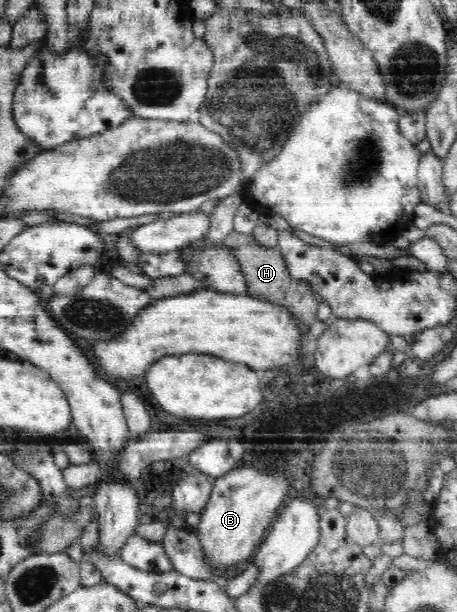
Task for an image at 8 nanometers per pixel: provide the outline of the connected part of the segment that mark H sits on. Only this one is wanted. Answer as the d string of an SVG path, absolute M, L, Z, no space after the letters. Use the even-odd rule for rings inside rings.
M234 230L225 237L223 245L225 245L228 255L236 261L238 269L245 279L247 294L291 307L292 313L295 313L305 326L309 326L319 319L317 313L320 301L315 290L308 285L308 282L291 276L287 262L278 246L263 246L256 241L252 234L239 234Z

